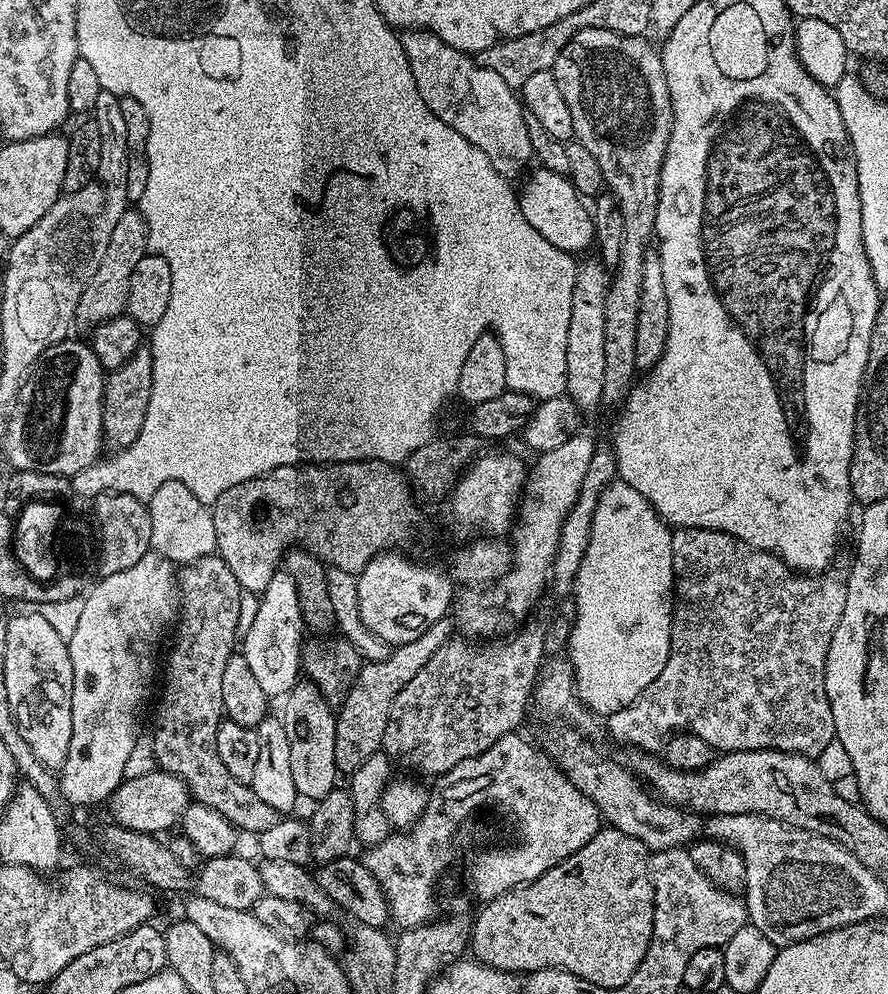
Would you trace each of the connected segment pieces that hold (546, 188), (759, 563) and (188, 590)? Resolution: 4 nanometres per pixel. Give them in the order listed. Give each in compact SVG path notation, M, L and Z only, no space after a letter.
M539 166L533 169L532 173L527 173L529 176L524 189L521 187L518 192L522 218L526 218L526 222L530 222L530 226L534 226L534 230L538 230L538 234L542 234L542 238L546 238L546 242L550 242L550 246L558 250L579 254L583 248L592 248L596 239L593 213L576 192L572 181L563 172L546 170Z
M678 528L678 529L675 529L675 531L673 531L673 534L672 534L672 561L673 561L673 562L674 562L674 574L675 574L675 575L676 575L676 586L675 586L675 589L674 589L674 607L673 607L673 610L672 610L672 633L671 633L671 634L670 634L670 654L669 654L669 655L668 655L668 657L667 657L667 658L666 658L666 666L662 666L662 674L658 674L658 678L654 678L654 682L650 682L650 686L646 686L646 690L642 690L642 694L638 694L638 698L637 698L637 699L636 699L636 700L635 700L635 701L634 701L634 702L630 702L630 706L626 706L626 707L625 707L625 708L623 708L623 709L622 709L622 710L618 710L618 711L617 711L617 712L615 712L615 713L614 713L614 714L610 714L610 715L609 715L609 716L607 716L607 717L606 717L606 724L608 724L608 732L609 732L609 734L610 734L610 735L612 735L612 736L613 736L613 738L614 738L614 739L616 739L616 740L617 740L617 742L618 742L618 743L620 743L620 744L629 744L629 745L628 745L628 746L627 746L627 747L628 747L628 748L629 748L629 749L632 749L632 750L639 750L639 751L641 751L641 752L650 752L650 753L653 753L653 754L656 754L656 753L659 753L659 752L660 752L660 751L661 751L661 749L663 749L663 747L664 747L664 745L665 745L665 744L667 744L667 742L668 742L668 738L669 738L669 737L670 737L670 736L674 736L674 735L676 735L676 733L677 733L677 732L689 732L689 733L690 733L690 734L694 734L694 735L695 735L695 736L697 736L697 737L698 737L698 738L702 738L702 739L703 739L703 740L704 740L704 741L706 741L706 743L707 743L707 744L709 744L709 746L710 746L710 747L711 747L711 748L712 748L712 749L714 749L714 750L715 750L715 751L716 751L716 752L717 752L717 753L720 753L720 754L723 754L723 753L725 753L725 752L745 752L745 751L746 751L746 750L774 750L774 751L775 751L775 752L794 752L794 753L796 753L796 755L797 755L797 756L806 756L806 757L809 757L809 758L816 758L816 757L819 757L819 755L820 755L820 752L821 752L821 751L822 751L822 750L826 750L826 748L827 748L827 747L828 747L828 746L830 746L830 745L831 745L831 744L833 744L833 742L834 742L834 741L835 741L835 740L836 740L836 727L835 727L835 726L834 726L834 714L833 714L833 713L832 713L832 707L831 707L831 706L830 706L830 698L826 698L826 682L825 682L825 681L824 681L824 675L825 675L825 674L826 674L826 654L827 654L827 653L828 653L828 651L829 651L829 650L830 650L830 642L831 642L831 641L832 641L832 639L833 639L833 638L834 638L834 630L838 630L838 622L842 622L842 610L846 610L846 590L847 590L847 589L848 589L848 586L847 586L847 583L845 583L845 581L844 581L844 580L843 580L843 579L840 579L840 580L824 580L824 579L828 579L828 578L821 578L821 577L820 577L820 576L819 576L819 575L816 575L816 574L794 574L794 572L793 572L793 569L791 569L791 568L789 568L789 567L788 567L788 565L787 565L787 564L785 564L785 563L784 563L784 561L783 561L783 560L781 560L781 559L780 559L780 557L779 557L779 556L774 556L774 555L772 555L772 553L771 553L771 552L759 552L759 551L758 551L758 549L757 549L757 548L751 548L751 547L750 547L750 546L749 546L749 544L744 544L744 543L743 543L743 542L742 542L742 541L741 541L741 540L739 540L739 539L738 539L738 538L734 538L734 537L733 537L733 536L731 536L731 535L730 535L730 534L726 534L726 533L725 533L725 532L719 532L719 531L718 531L718 530L706 530L706 529L705 529L705 528Z
M218 554L203 556L179 569L178 623L174 628L176 641L164 668L164 689L160 692L160 705L156 708L156 721L152 724L150 737L155 767L181 779L195 803L218 810L218 814L222 814L222 818L226 818L241 833L259 834L278 826L281 812L274 810L274 806L266 806L266 802L254 794L252 785L238 782L238 778L226 770L222 758L218 758L218 726L226 718L222 702L222 673L238 648L241 595L242 589L234 570L230 570Z

